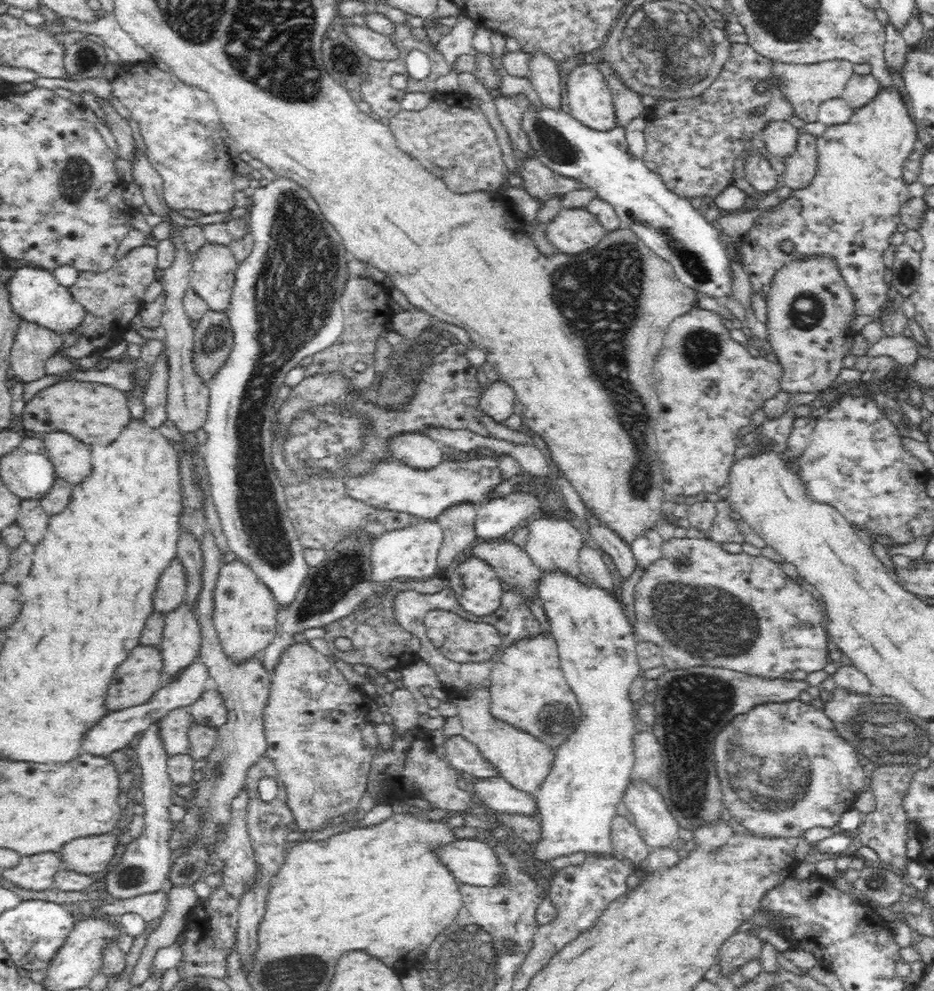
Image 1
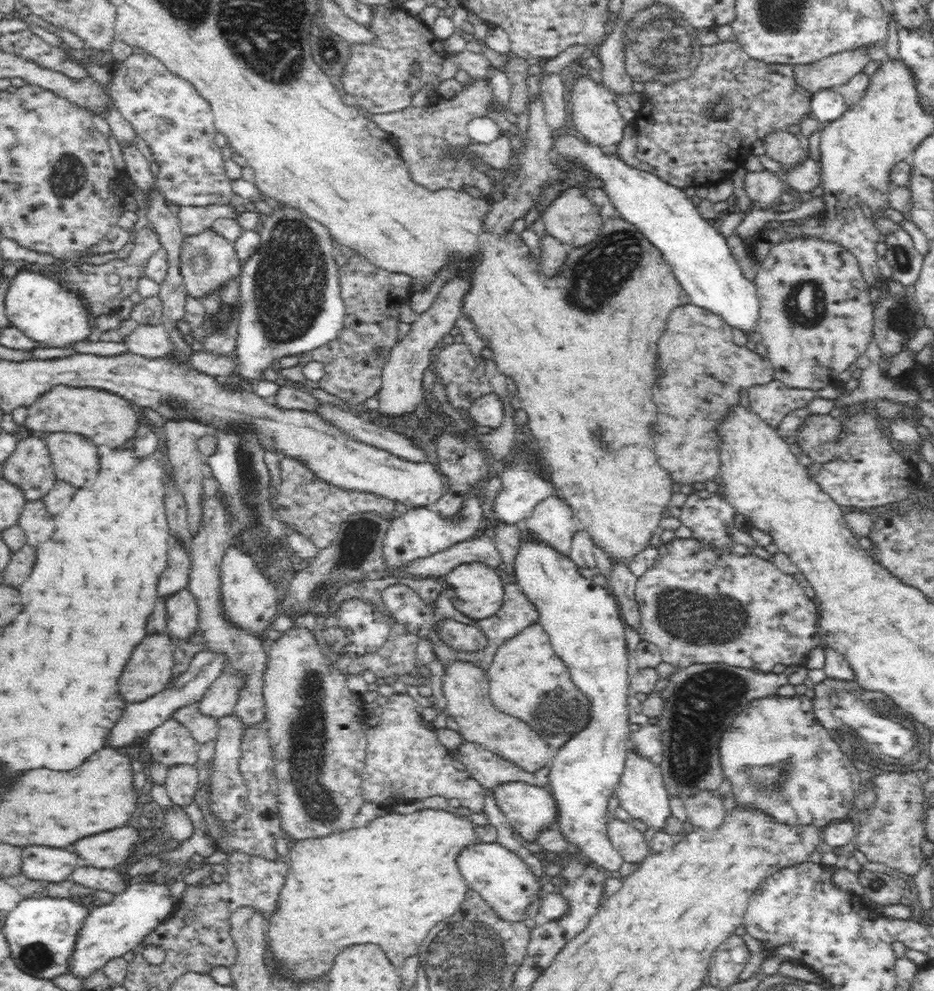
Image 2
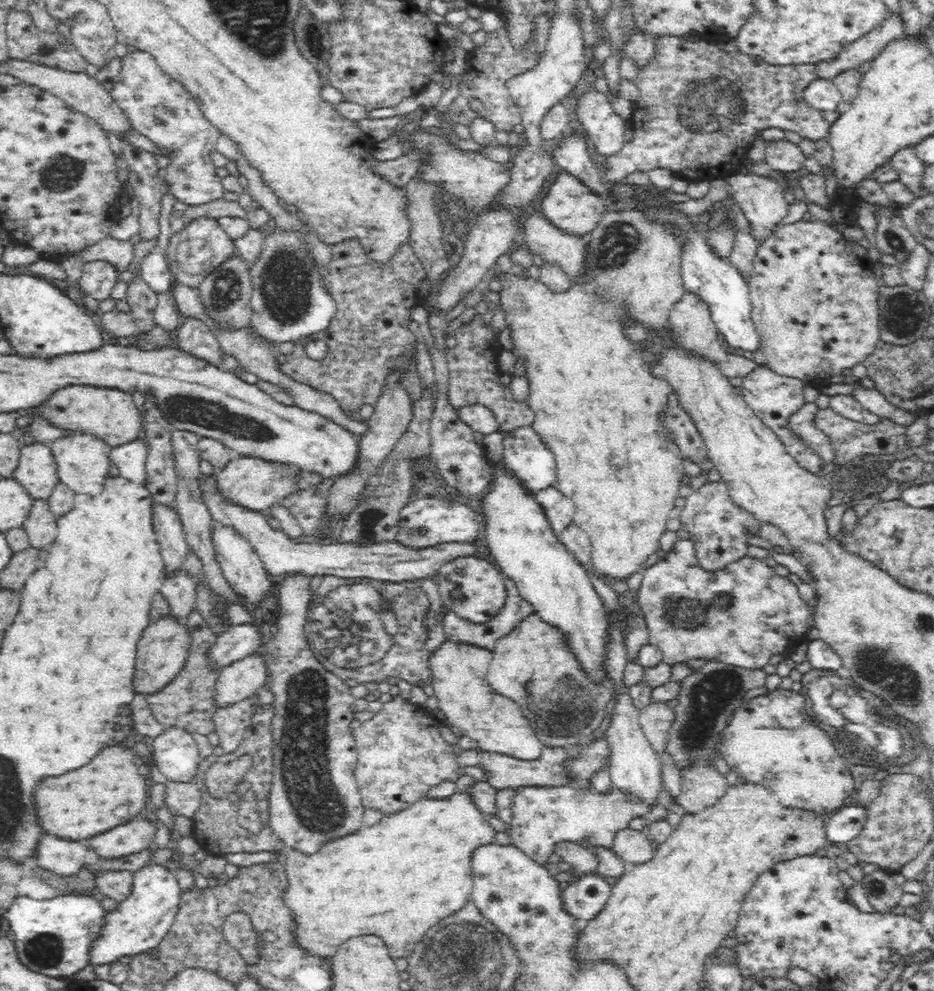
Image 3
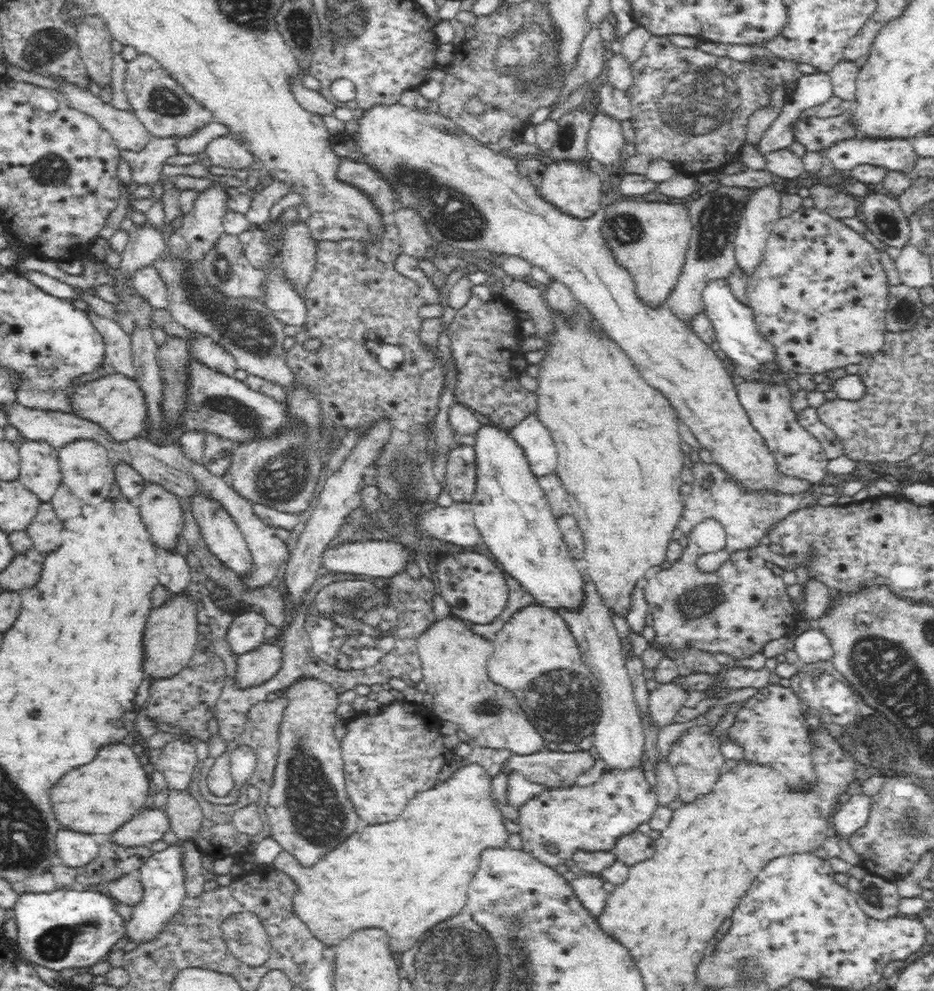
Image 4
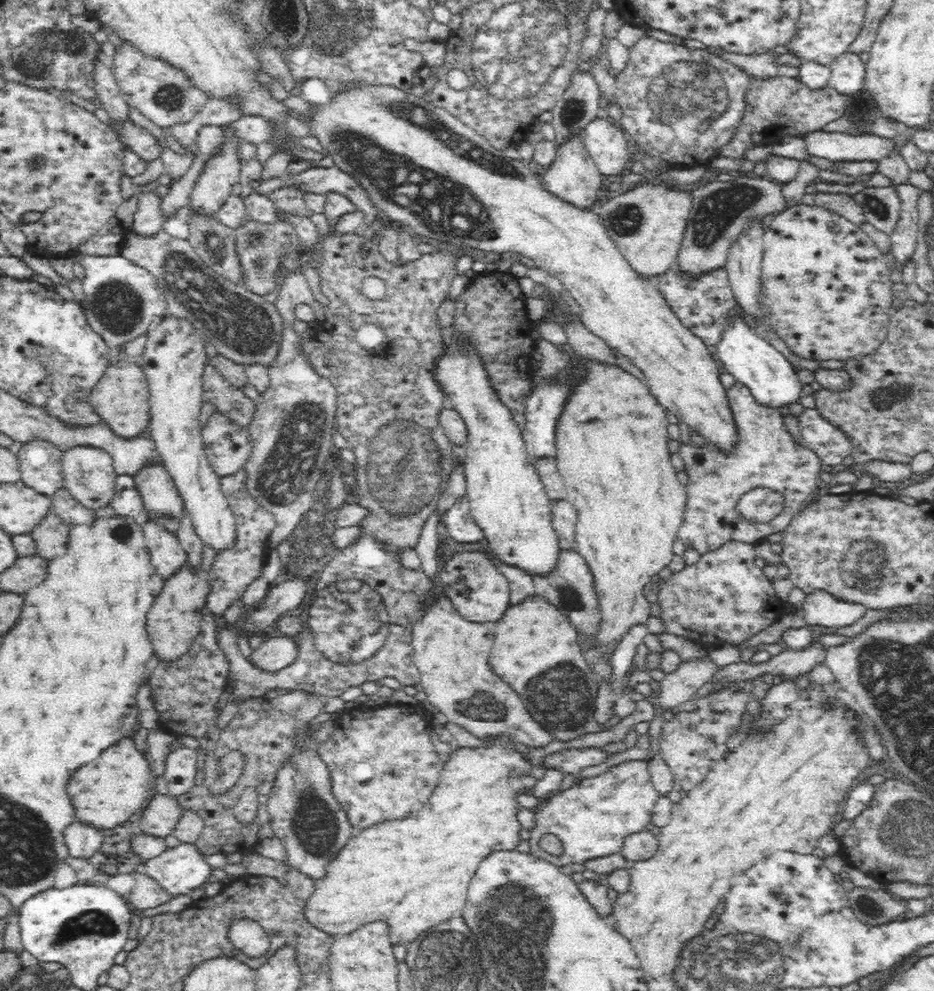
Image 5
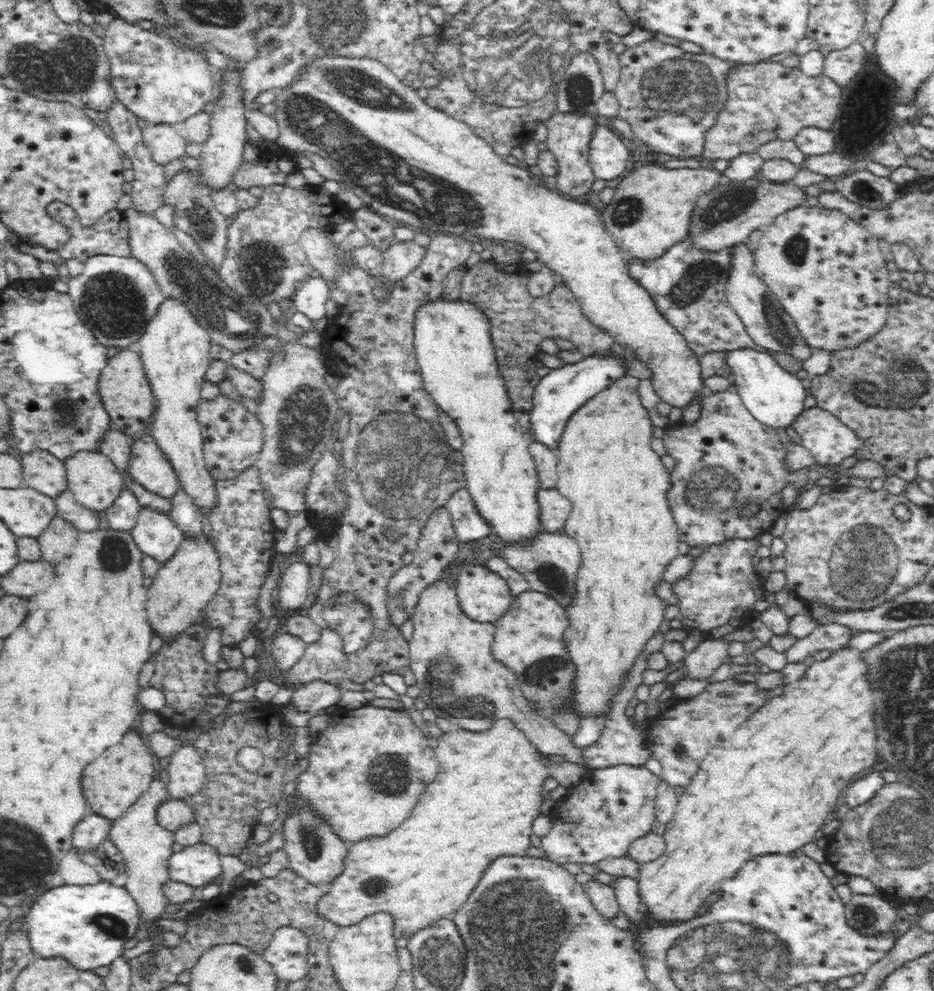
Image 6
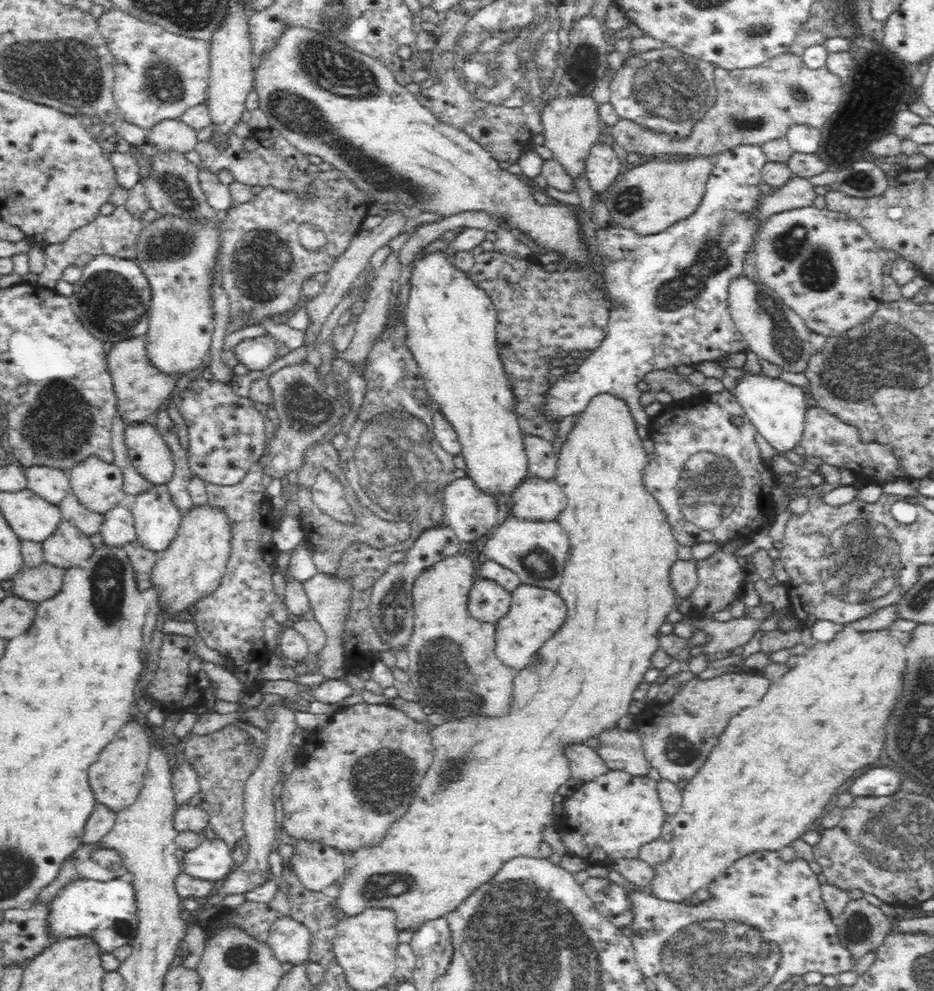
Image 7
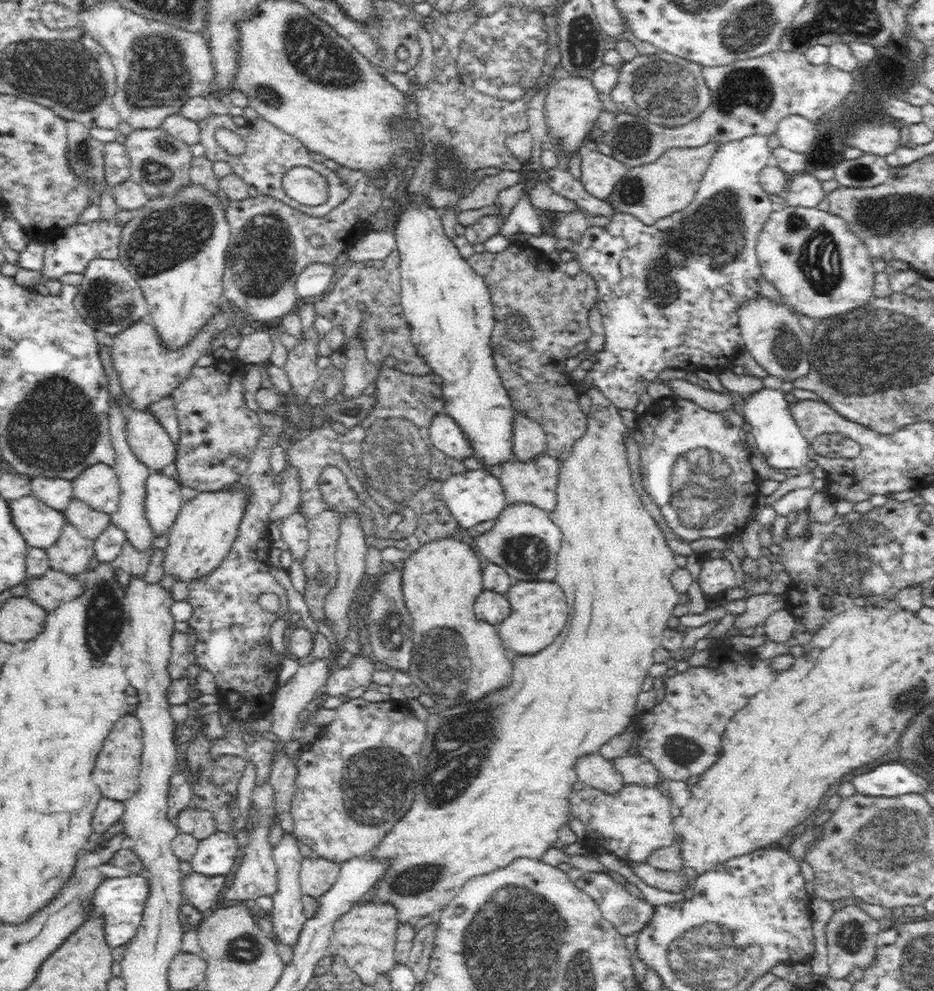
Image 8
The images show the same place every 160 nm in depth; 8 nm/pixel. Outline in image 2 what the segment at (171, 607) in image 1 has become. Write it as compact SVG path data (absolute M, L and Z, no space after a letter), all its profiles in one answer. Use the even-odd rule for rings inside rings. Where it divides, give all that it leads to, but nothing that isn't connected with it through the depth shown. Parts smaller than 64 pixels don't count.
M170 536L169 545L169 564L157 582L157 594L164 599L187 588L191 570L191 557L175 536Z

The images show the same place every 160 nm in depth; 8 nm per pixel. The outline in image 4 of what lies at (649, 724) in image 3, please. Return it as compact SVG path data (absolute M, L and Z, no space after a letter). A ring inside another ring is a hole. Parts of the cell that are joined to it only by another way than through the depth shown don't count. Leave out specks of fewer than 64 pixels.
M675 682L661 684L655 690L649 691L650 728L664 728L676 724L676 714L687 698L688 692Z

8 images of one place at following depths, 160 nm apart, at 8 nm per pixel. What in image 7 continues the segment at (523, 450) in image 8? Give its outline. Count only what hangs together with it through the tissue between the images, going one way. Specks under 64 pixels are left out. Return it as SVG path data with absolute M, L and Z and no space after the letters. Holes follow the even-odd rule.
M525 434L524 448L528 455L530 476L542 480L556 478L558 456L552 443L542 437Z

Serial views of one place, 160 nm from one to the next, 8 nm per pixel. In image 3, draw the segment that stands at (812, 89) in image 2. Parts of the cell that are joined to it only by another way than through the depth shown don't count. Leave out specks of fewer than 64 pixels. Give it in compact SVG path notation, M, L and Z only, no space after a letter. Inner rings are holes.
M890 13L889 18L869 35L847 45L835 58L816 63L817 80L834 81L845 71L858 68L862 62L876 59L891 43L904 39L904 25L900 15Z

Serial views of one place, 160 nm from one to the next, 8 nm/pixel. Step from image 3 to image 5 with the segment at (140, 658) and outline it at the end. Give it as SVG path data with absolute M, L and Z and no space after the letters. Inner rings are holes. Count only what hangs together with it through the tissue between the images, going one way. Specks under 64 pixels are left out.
M188 567L180 570L177 575L165 581L162 592L155 597L147 616L148 639L151 642L153 653L161 663L174 663L180 660L200 634L203 624L205 602L209 593L207 574L203 570L193 570Z

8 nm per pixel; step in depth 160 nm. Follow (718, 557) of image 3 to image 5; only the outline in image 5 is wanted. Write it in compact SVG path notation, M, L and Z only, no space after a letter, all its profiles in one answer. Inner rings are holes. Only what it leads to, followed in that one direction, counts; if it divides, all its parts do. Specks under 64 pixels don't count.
M738 380L726 393L740 431L737 450L726 455L709 443L702 447L682 443L679 448L688 484L686 515L677 539L686 547L697 550L701 556L714 553L729 542L756 545L771 534L782 533L788 524L778 524L778 518L770 520L768 524L745 520L739 512L742 496L754 488L762 487L784 494L788 500L807 505L820 487L818 474L824 465L814 449L802 441L796 441L786 429L780 408L758 403L750 388Z

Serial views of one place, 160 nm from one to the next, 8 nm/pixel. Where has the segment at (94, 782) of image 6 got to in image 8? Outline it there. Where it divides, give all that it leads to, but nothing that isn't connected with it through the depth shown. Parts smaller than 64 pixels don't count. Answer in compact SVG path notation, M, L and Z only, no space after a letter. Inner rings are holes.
M124 716L114 726L114 732L110 732L110 736L106 738L106 744L102 746L102 752L94 766L94 780L98 784L98 790L102 792L102 797L124 802L138 792L142 744L144 742L142 742L140 722L134 716Z

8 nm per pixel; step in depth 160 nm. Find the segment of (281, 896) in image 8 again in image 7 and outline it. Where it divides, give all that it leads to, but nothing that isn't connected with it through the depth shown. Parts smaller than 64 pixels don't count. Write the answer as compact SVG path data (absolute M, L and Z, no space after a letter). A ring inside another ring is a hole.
M291 918L277 920L270 928L266 945L280 964L300 967L309 964L310 931Z

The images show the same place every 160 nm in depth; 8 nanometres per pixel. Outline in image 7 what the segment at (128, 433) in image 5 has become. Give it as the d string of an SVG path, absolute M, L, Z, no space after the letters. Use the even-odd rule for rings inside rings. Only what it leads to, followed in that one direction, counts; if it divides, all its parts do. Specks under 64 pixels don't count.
M128 338L114 343L106 359L106 368L117 398L117 409L122 422L127 426L146 423L147 416L165 407L179 389L175 379L159 374L148 362L145 341L142 338Z

